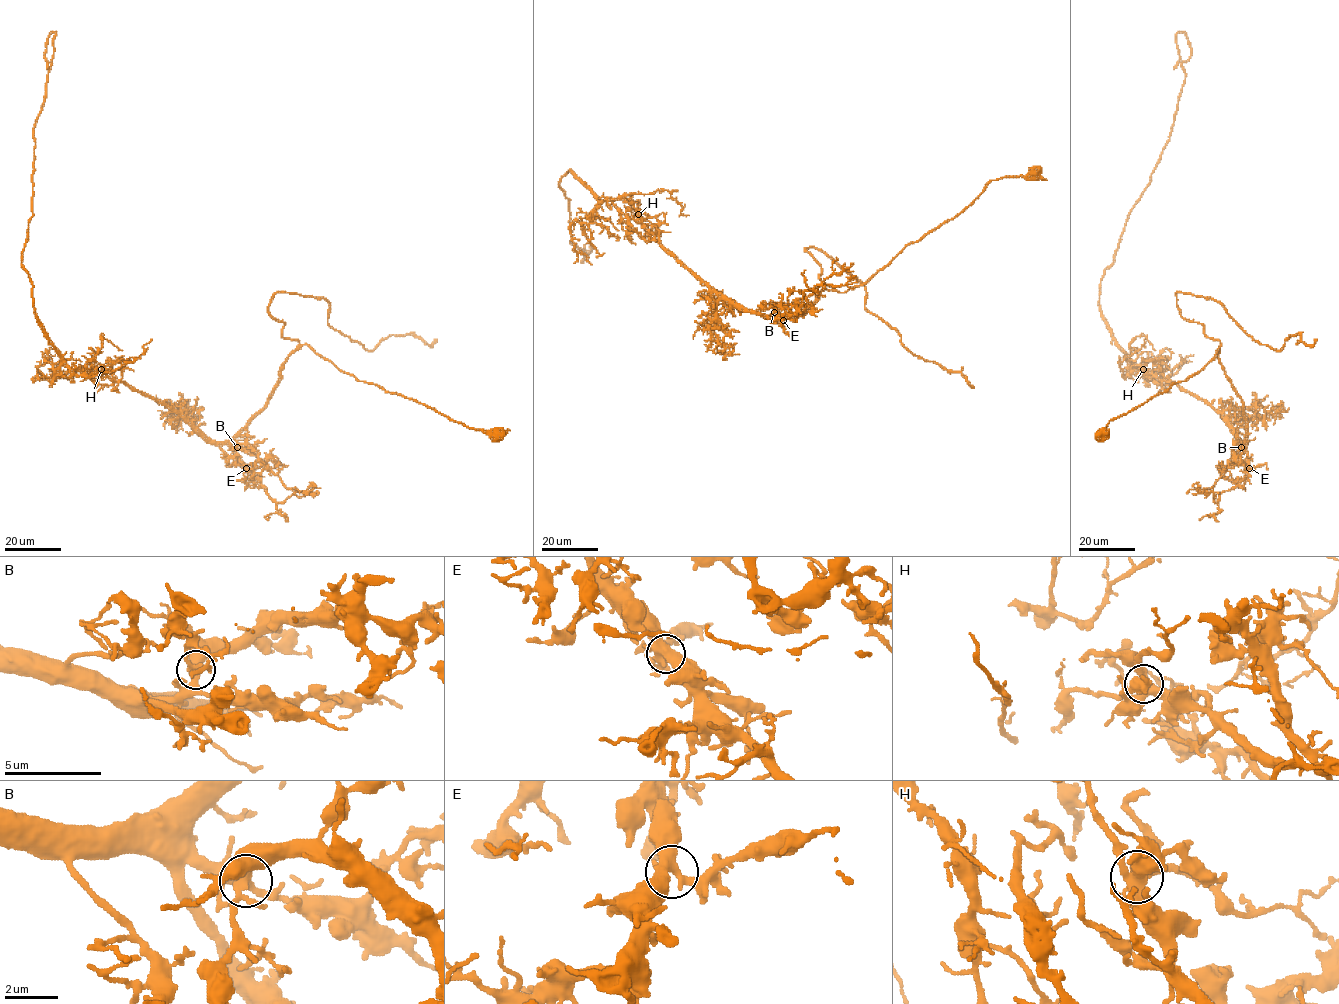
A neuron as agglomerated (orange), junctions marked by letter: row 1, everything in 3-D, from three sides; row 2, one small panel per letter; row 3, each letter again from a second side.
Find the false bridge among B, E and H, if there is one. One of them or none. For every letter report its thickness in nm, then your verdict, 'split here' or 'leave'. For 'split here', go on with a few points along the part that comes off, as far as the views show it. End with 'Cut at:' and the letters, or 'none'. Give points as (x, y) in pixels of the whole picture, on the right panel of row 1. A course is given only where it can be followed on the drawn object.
B: 380 nm thick; leave
E: 440 nm thick; leave
H: 440 nm thick; split here; foreign part runs (1143, 369), (1128, 374), (1099, 284), (1168, 141), (1184, 79), (1175, 41), (1182, 32), (1191, 56), (1173, 69)
Cut at: H

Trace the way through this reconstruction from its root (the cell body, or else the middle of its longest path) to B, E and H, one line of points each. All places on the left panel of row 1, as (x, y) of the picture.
B: (496, 432), (469, 428), (414, 400), (359, 381), (302, 344), (287, 359), (267, 404), (231, 441), (237, 447)
E: (496, 432), (469, 428), (359, 381), (302, 344), (287, 359), (267, 404), (231, 441), (246, 468)
H: (496, 432), (359, 381), (306, 344), (289, 355), (267, 404), (222, 442), (203, 439), (102, 369)

